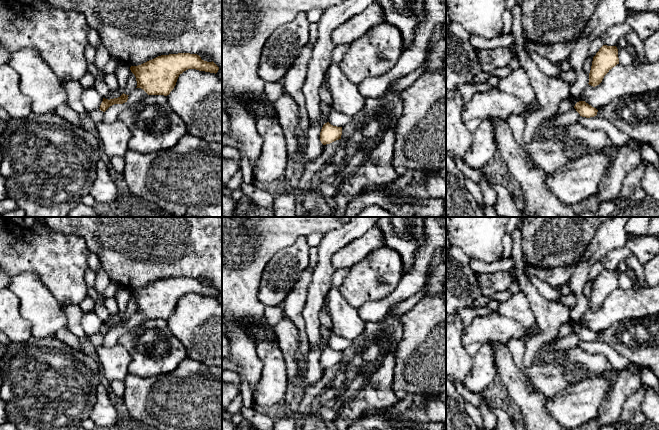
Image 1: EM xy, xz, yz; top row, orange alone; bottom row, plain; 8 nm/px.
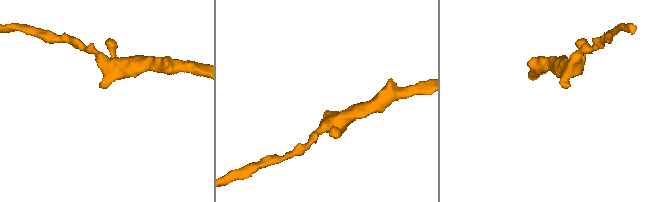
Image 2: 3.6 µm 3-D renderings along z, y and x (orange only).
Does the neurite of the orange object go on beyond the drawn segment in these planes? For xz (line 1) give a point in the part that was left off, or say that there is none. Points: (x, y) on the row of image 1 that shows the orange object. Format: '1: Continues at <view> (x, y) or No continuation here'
1: No continuation here

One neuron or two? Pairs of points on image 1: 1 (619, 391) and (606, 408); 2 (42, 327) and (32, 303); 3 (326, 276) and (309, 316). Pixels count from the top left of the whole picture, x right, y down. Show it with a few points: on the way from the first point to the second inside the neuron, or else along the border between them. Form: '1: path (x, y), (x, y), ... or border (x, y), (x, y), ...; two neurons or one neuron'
1: path (617, 395), (610, 404); one neuron
2: path (42, 321), (42, 313), (38, 309); one neuron
3: path (320, 286), (313, 306); one neuron

